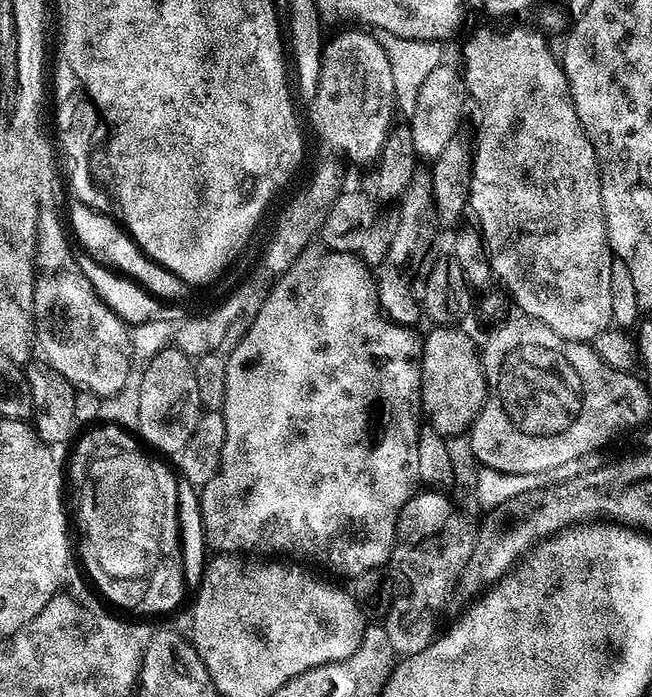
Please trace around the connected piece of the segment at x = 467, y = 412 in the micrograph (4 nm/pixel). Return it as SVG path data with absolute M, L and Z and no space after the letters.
M436 326L429 336L423 337L424 349L420 359L420 407L427 423L445 438L460 436L471 429L488 397L488 383L484 377L482 352L460 326Z

